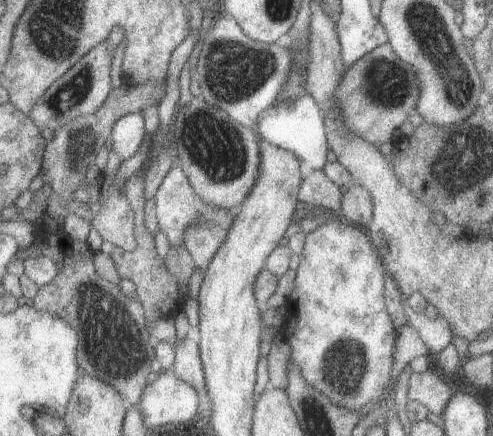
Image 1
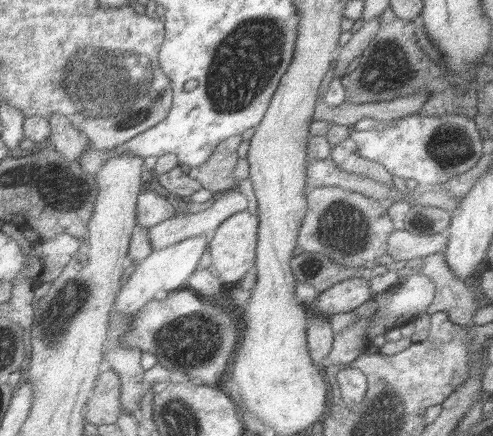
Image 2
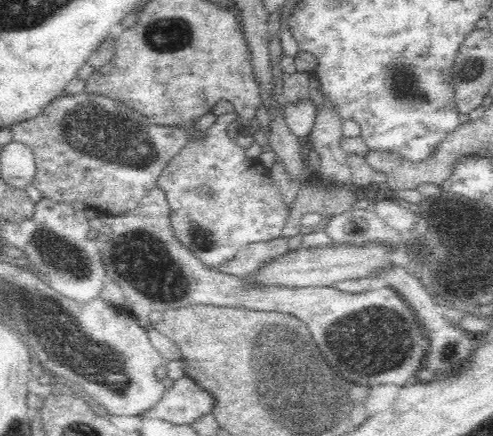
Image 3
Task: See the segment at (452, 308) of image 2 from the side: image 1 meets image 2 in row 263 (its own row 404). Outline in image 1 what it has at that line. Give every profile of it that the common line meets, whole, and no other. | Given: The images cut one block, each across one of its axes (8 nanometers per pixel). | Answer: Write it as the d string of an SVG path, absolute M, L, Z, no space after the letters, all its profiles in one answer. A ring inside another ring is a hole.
M427 368L421 374L413 372L409 378L409 388L407 388L409 402L415 400L415 402L423 404L429 410L429 414L433 412L433 414L441 416L447 402L453 396L453 392L455 392L455 386L445 384L443 376L439 372L435 372L433 368Z

